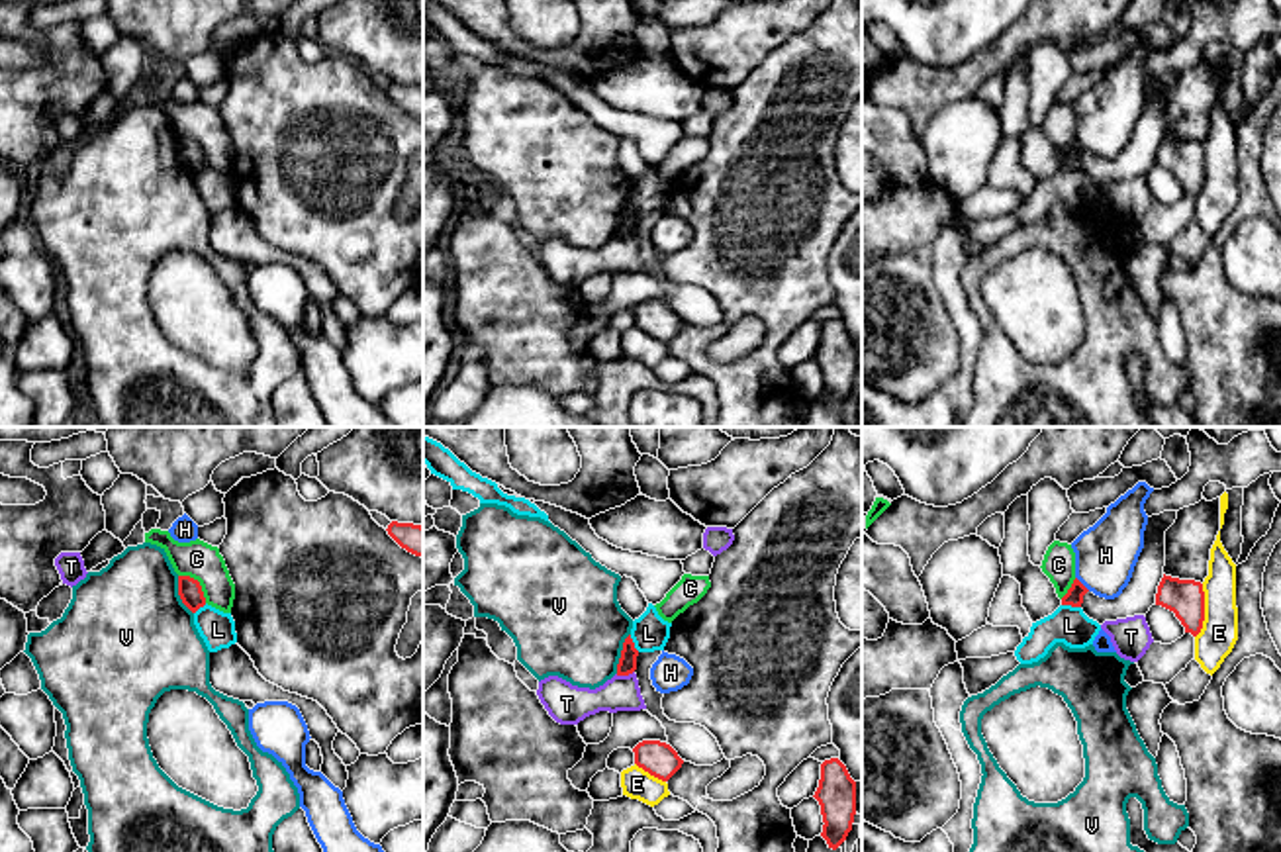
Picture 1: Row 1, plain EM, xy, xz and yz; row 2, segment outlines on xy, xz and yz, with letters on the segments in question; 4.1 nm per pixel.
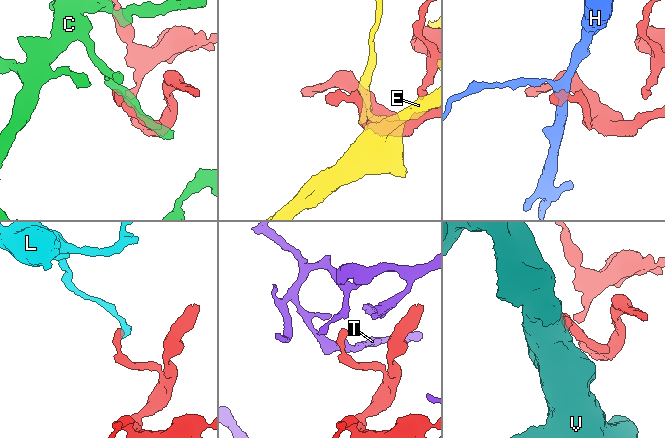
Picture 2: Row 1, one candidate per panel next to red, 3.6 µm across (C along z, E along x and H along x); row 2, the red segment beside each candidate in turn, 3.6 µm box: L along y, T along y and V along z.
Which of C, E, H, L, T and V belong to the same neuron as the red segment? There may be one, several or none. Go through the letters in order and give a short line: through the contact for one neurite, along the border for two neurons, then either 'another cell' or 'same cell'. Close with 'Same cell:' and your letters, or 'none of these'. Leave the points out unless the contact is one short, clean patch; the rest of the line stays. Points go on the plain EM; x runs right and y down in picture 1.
C: line xy (179, 136), (192, 138), (206, 163); another cell
E: another cell
H: line yz (1076, 138), (1090, 151); another cell
L: line yz (1062, 165), (1080, 169); another cell
T: another cell
V: line xz (629, 194), (616, 234); another cell
Same cell: none of these

